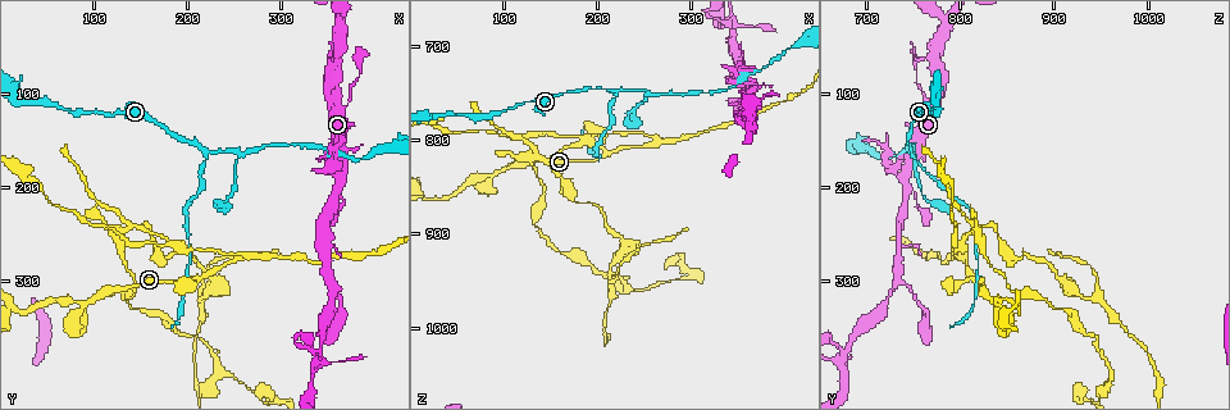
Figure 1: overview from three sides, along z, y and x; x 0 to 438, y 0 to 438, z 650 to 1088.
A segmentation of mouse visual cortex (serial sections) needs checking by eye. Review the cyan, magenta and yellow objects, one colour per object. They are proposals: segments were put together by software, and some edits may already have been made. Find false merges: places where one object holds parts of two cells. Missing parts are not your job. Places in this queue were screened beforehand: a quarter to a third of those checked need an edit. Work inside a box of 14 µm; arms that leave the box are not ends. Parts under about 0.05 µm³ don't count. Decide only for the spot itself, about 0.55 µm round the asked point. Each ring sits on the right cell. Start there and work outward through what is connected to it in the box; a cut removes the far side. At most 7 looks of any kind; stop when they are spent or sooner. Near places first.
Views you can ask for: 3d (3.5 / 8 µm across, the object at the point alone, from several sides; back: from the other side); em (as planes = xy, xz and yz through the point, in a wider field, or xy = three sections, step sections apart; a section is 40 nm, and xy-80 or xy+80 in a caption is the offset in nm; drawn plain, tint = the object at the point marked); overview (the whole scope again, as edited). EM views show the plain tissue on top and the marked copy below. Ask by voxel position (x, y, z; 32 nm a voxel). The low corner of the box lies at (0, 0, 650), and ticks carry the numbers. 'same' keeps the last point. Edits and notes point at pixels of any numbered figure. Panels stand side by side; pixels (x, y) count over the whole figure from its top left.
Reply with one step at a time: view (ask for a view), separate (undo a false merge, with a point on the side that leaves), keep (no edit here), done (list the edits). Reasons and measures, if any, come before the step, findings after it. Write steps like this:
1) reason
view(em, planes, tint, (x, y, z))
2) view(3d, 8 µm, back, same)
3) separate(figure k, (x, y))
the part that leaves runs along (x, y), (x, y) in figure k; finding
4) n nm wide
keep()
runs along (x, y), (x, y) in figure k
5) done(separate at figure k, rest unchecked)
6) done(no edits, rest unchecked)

side arm on a straight run
view(3d, 8 µm, (90, 325, 835))

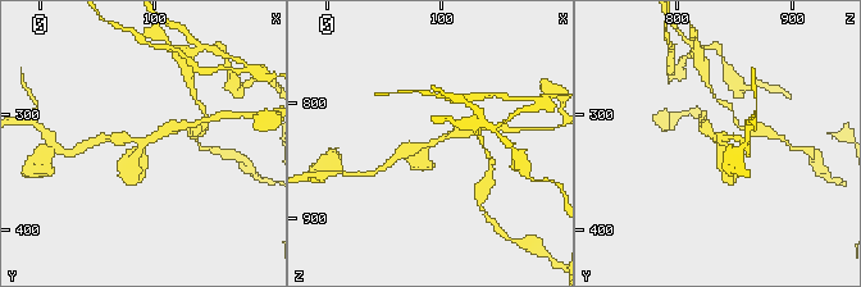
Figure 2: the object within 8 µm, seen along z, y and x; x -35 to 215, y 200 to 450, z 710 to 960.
3 arms; arms of 250, 300, 350 nm; shape alone is not enough
view(em, xy, step 3, tint, (90, 324, 834))

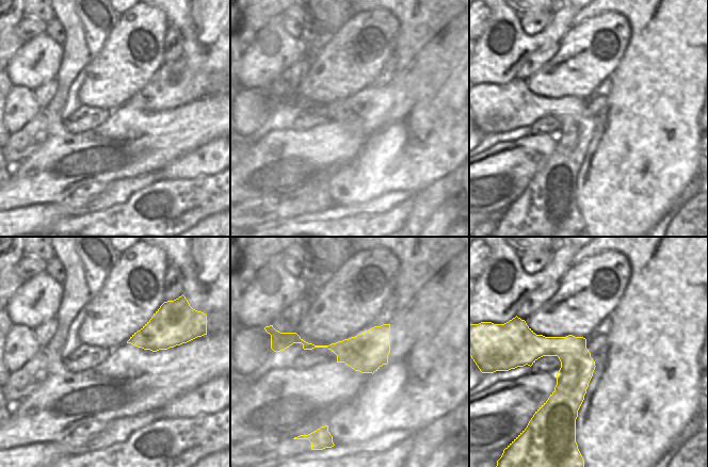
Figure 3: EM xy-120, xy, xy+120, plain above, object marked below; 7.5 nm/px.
keep()
runs along (177, 126), (144, 140), (132, 172) in figure 2; continuous, no second cell

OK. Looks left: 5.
a fork
view(3d, 3.5 µm, back, (255, 160, 745))

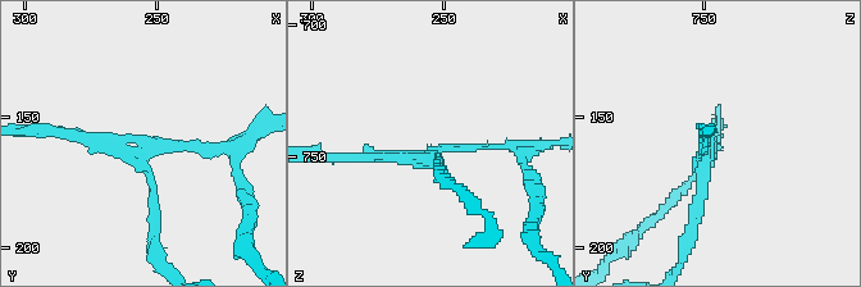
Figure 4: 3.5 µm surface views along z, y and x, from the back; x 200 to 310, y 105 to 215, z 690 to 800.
need the tissue
view(em, xy, step 2, tint, (255, 165, 748))

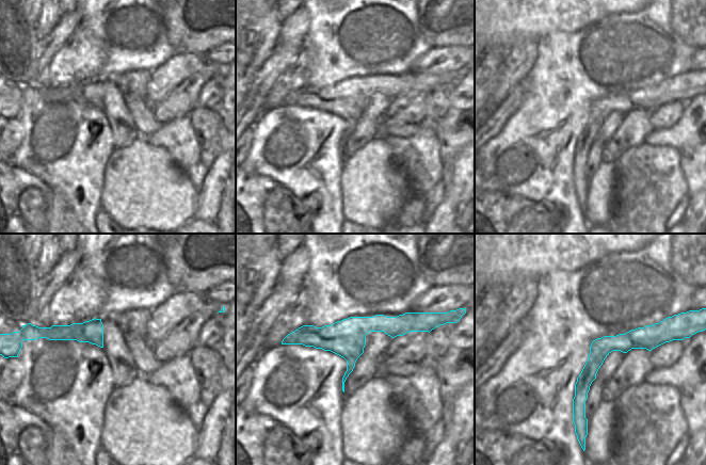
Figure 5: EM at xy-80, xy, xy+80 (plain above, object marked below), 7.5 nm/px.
keep()
continuous, no second cell

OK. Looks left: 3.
branch point
view(3d, 3.5 µm, (265, 270, 805))

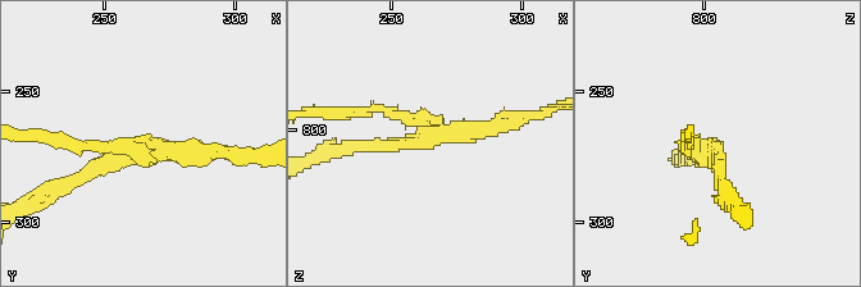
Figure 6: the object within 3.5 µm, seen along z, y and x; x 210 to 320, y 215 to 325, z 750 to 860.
3 arms; arms of 100, 150, 250 nm
view(em, planes, tint, (264, 273, 803))

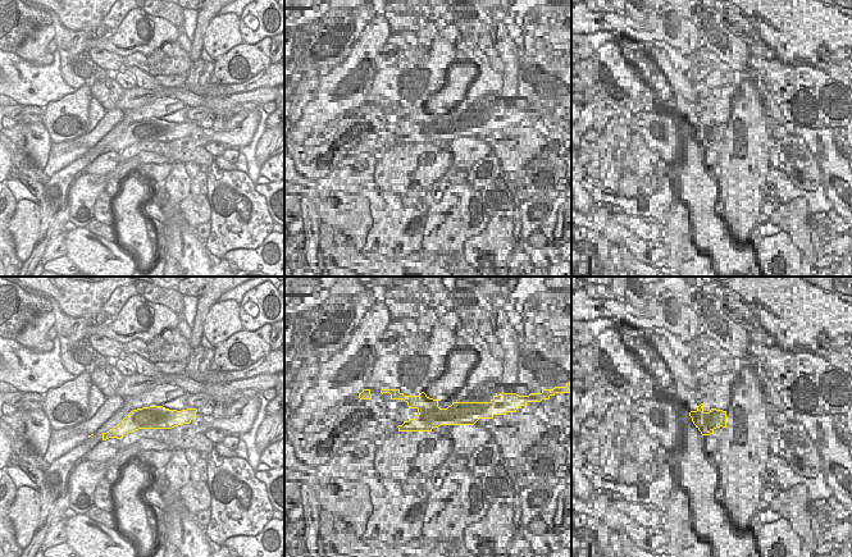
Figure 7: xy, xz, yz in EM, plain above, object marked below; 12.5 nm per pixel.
view(em, xy, step 1, tint, same)

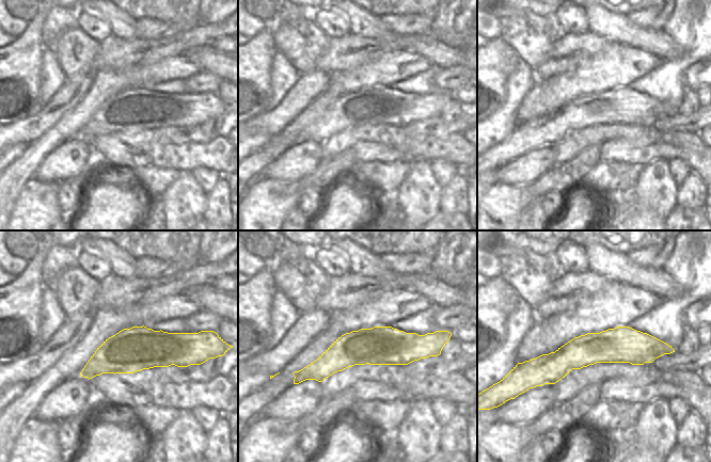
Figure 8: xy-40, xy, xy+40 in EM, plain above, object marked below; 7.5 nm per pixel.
separate(figure 6, (86, 146))
the part that leaves runs along (127, 149), (76, 149), (36, 137) in figure 6; two cells meet here

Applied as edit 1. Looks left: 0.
done(separate at figure 6, rest unchecked)

